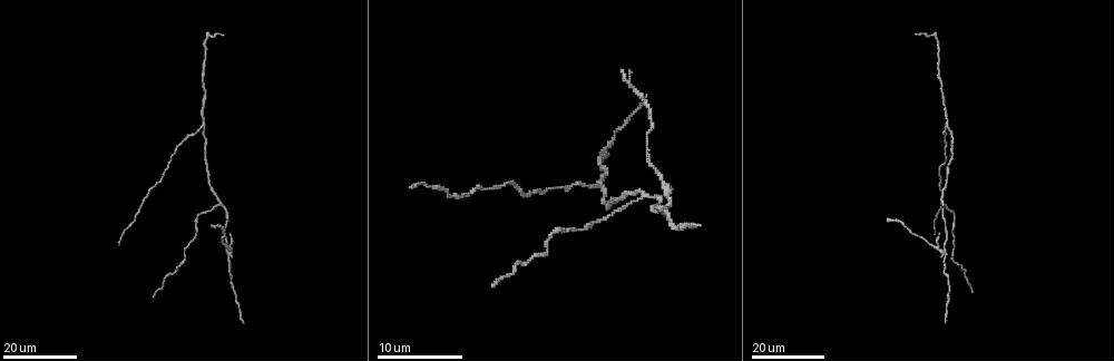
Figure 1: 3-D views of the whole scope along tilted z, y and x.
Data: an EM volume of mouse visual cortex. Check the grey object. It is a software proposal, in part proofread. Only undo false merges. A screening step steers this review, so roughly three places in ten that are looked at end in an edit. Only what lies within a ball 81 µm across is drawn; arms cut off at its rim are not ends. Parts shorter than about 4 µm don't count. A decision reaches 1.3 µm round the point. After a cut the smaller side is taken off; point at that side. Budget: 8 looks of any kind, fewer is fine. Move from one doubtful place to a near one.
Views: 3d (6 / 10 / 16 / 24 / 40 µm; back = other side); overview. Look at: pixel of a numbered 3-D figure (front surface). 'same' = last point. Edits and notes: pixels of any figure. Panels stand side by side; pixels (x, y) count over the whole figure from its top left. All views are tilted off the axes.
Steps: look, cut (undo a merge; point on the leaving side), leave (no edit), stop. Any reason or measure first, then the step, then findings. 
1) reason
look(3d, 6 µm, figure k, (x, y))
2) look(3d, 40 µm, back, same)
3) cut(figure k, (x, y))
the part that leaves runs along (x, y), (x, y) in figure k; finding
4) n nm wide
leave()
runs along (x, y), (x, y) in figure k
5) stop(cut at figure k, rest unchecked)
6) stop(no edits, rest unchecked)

branch point
look(3d, 16 µm, figure 1, (602, 186))

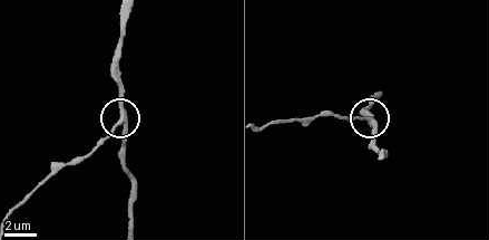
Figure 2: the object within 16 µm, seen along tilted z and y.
closer look
look(3d, 6 µm, figure 2, (118, 120))

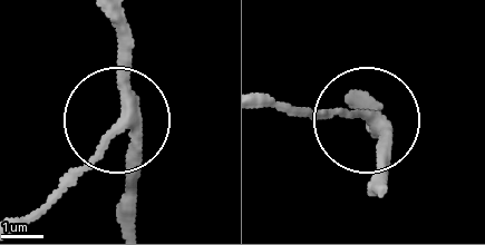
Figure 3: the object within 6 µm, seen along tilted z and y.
270 nm wide
leave()
runs along (131, 223), (120, 16) in figure 3; one cell here

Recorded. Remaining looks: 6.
thick turns thin
look(3d, 16 µm, figure 1, (969, 281))

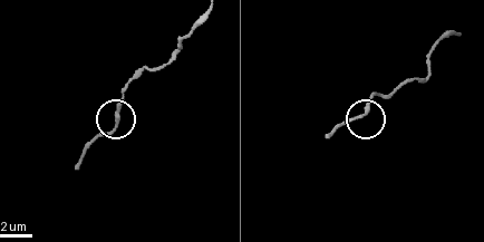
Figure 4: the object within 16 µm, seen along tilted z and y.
look(3d, 6 µm, figure 4, (115, 122))

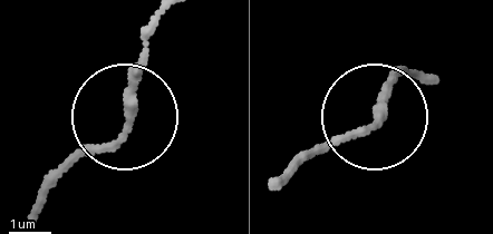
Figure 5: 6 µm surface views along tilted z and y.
220 nm wide
leave()
all the same cell

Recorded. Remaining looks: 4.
four arms meet
look(3d, 16 µm, figure 1, (230, 254))

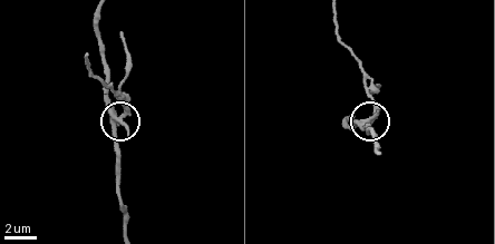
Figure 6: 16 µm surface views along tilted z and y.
look(3d, 6 µm, figure 6, (117, 118))

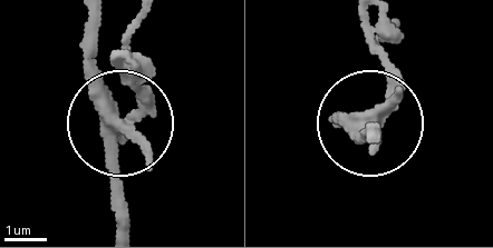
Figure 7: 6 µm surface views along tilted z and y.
4 arms
cut(figure 7, (398, 76))
the part that leaves runs along (361, 122), (390, 89), (376, 22) in figure 7; a second cell is stuck on

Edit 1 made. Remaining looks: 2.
stop(cut at figure 7, rest unchecked)

